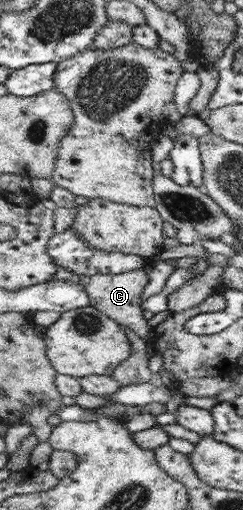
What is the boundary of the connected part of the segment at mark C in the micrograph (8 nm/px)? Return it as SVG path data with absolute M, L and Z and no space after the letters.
M143 268L121 274L95 274L93 276L77 277L76 281L84 286L90 298L90 305L103 311L109 318L116 319L121 325L129 326L145 342L152 342L152 328L143 317L140 298L143 287L149 282L149 275Z

